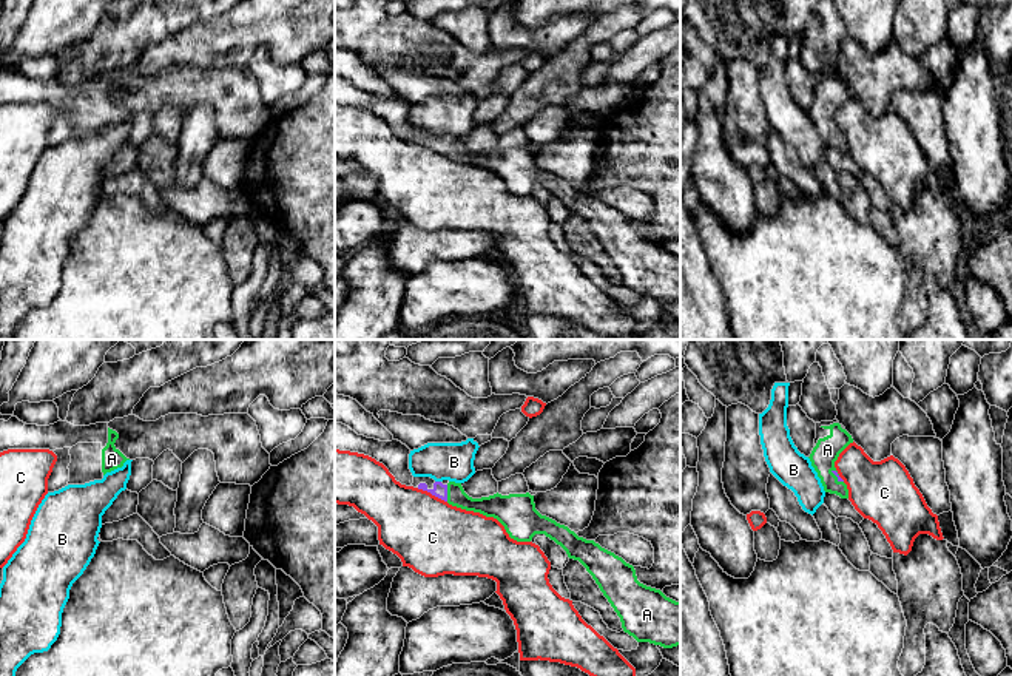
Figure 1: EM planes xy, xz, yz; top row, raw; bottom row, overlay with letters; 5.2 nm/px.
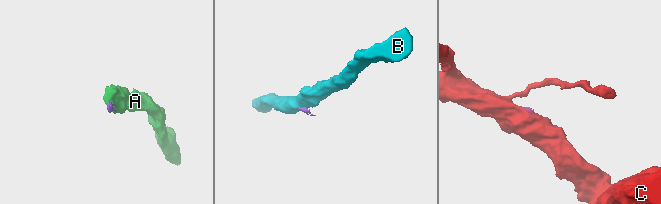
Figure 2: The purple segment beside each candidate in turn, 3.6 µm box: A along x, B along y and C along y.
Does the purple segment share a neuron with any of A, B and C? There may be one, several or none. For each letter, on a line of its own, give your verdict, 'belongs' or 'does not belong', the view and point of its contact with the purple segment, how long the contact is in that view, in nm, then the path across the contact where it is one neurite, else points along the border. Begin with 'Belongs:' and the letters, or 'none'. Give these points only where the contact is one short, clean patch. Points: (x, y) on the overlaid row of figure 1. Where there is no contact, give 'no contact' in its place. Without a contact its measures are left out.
Belongs: A
A: belongs; meets purple in xz at (446, 493); contact 90 nm long
B: does not belong; meets purple in xz at (438, 482); contact 30 nm long; border along xz (435, 480), (440, 482)
C: does not belong; meets purple in xz at (432, 494); contact 180 nm long; border along xz (417, 488), (426, 490), (446, 502)

